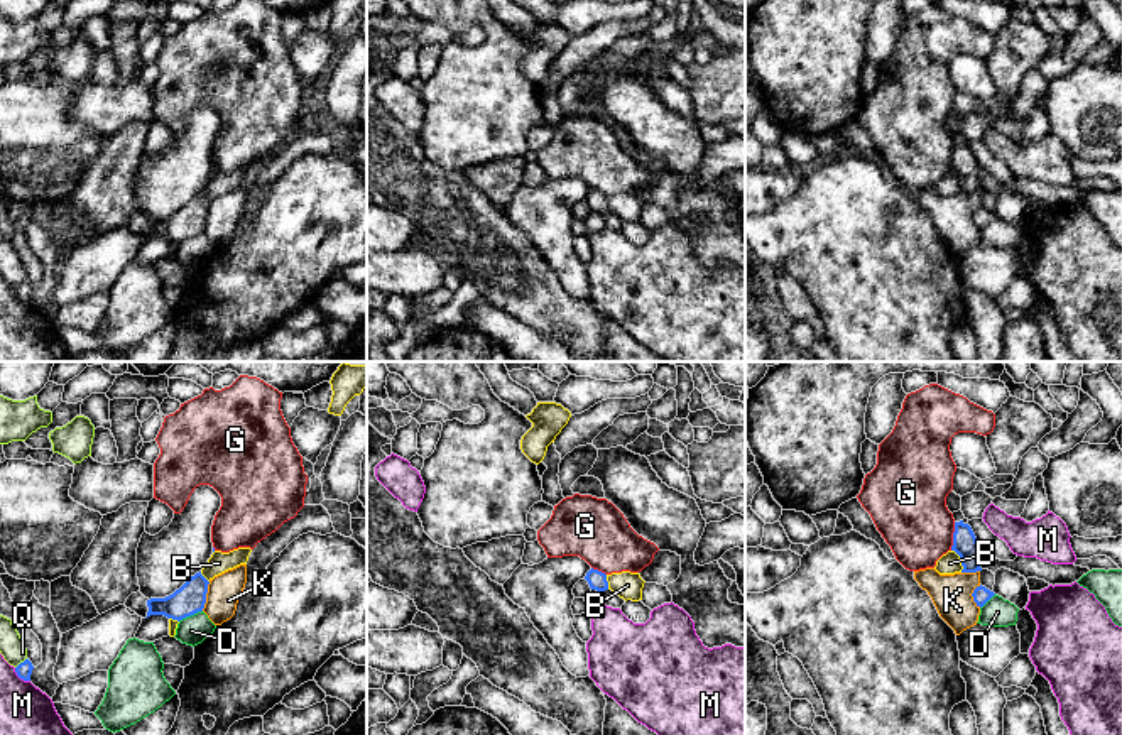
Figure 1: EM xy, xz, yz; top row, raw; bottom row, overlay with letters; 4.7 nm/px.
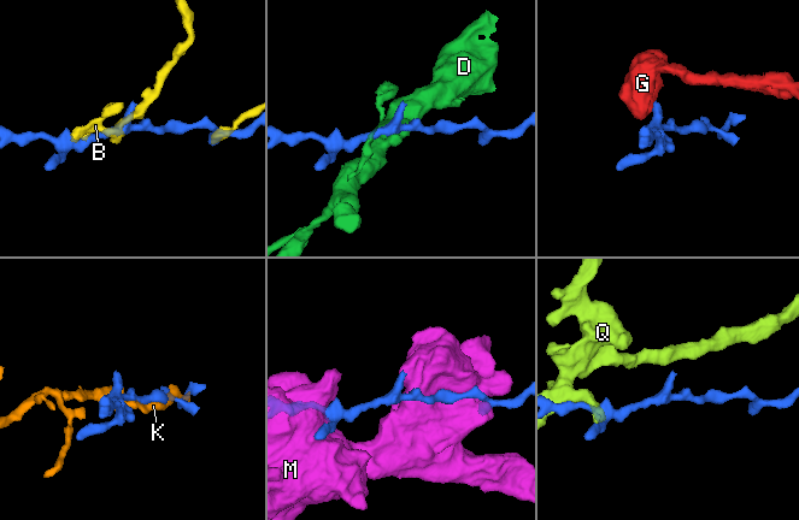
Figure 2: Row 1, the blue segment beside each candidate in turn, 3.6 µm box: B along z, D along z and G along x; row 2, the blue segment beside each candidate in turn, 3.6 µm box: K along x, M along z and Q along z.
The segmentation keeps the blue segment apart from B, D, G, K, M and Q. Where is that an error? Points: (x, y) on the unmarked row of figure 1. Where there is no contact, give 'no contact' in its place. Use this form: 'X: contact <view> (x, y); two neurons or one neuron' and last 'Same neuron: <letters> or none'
B: contact yz (962, 183); two neurons
D: contact xy (190, 237); two neurons
G: contact yz (953, 157); two neurons
K: contact xy (205, 218); two neurons
M: contact xy (21, 299); two neurons
Q: contact xy (21, 284); two neurons
Same neuron: none

